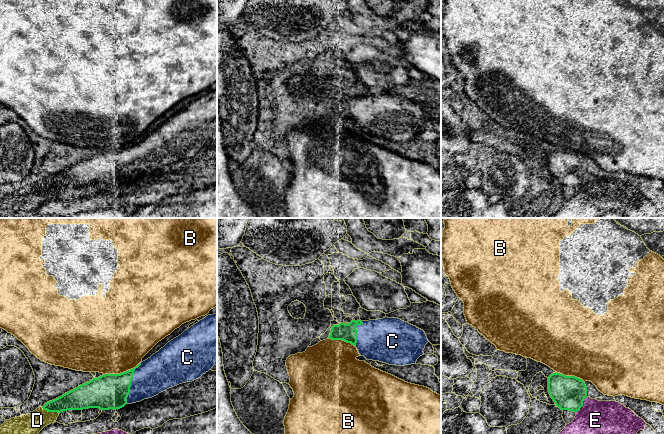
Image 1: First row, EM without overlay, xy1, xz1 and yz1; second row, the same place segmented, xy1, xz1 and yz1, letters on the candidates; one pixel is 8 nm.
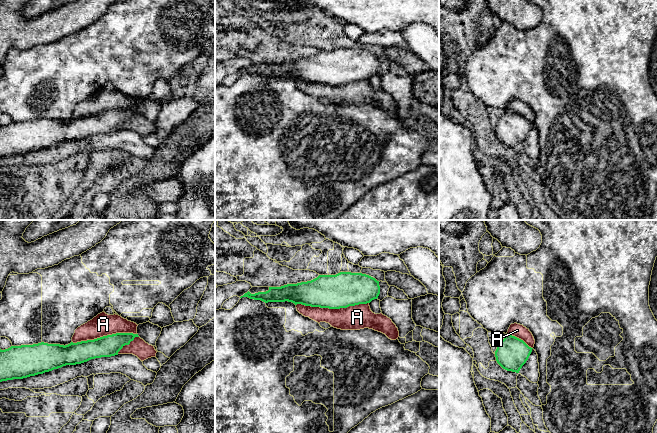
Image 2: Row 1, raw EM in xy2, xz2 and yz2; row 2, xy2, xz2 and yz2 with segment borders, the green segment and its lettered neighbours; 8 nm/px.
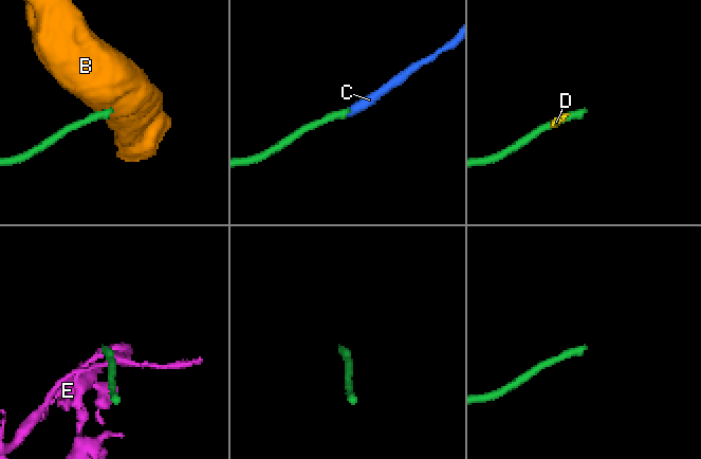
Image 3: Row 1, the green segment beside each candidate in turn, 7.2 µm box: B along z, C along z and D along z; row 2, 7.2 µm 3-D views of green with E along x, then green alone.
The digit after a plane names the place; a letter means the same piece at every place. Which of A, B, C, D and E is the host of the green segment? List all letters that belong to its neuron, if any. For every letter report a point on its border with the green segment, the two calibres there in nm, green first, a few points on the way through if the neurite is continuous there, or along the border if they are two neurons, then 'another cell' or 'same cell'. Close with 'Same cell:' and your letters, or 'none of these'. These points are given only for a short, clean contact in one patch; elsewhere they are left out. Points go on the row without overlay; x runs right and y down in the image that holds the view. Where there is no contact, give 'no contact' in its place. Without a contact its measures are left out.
A: xz2 (332, 84) | 280/200 nm | another cell
B: xy1 (121, 149) | 280/500 nm | another cell
C: xy1 (130, 159) | 280/300 nm | across xy1 (109, 167), (125, 164), (130, 159), (143, 158), (158, 149) | same cell
D: xy1 (50, 187) | 180/220 nm | another cell
E: yz1 (582, 181) | 280/300 nm | another cell
Same cell: C

